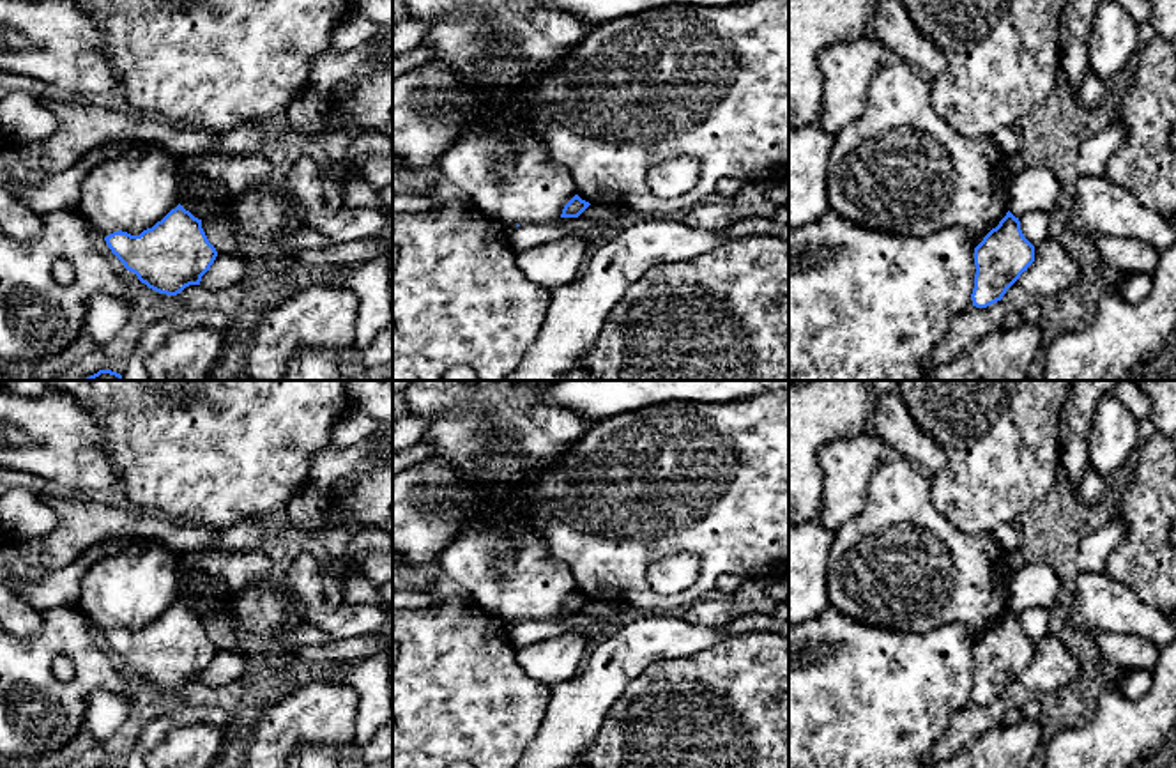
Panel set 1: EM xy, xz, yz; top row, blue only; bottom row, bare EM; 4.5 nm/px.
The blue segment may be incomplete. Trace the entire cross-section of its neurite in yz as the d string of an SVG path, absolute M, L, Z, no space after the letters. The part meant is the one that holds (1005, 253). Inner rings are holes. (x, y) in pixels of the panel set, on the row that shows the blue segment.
M1010 211L974 248L973 306L987 308L1035 262L1035 246L1024 237L1020 221Z

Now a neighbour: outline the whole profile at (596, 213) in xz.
M591 204L578 218L584 218L591 223L612 225L617 221L621 211L615 205L608 204Z

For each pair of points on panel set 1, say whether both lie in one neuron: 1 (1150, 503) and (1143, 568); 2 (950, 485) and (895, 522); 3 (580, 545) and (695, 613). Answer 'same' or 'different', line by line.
1: same
2: different
3: different

